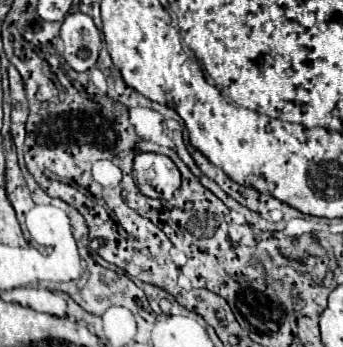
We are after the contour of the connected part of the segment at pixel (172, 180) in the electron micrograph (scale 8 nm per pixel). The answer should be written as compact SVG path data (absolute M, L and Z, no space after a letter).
M140 153L134 159L132 177L136 187L146 197L170 199L180 187L180 171L160 153Z

